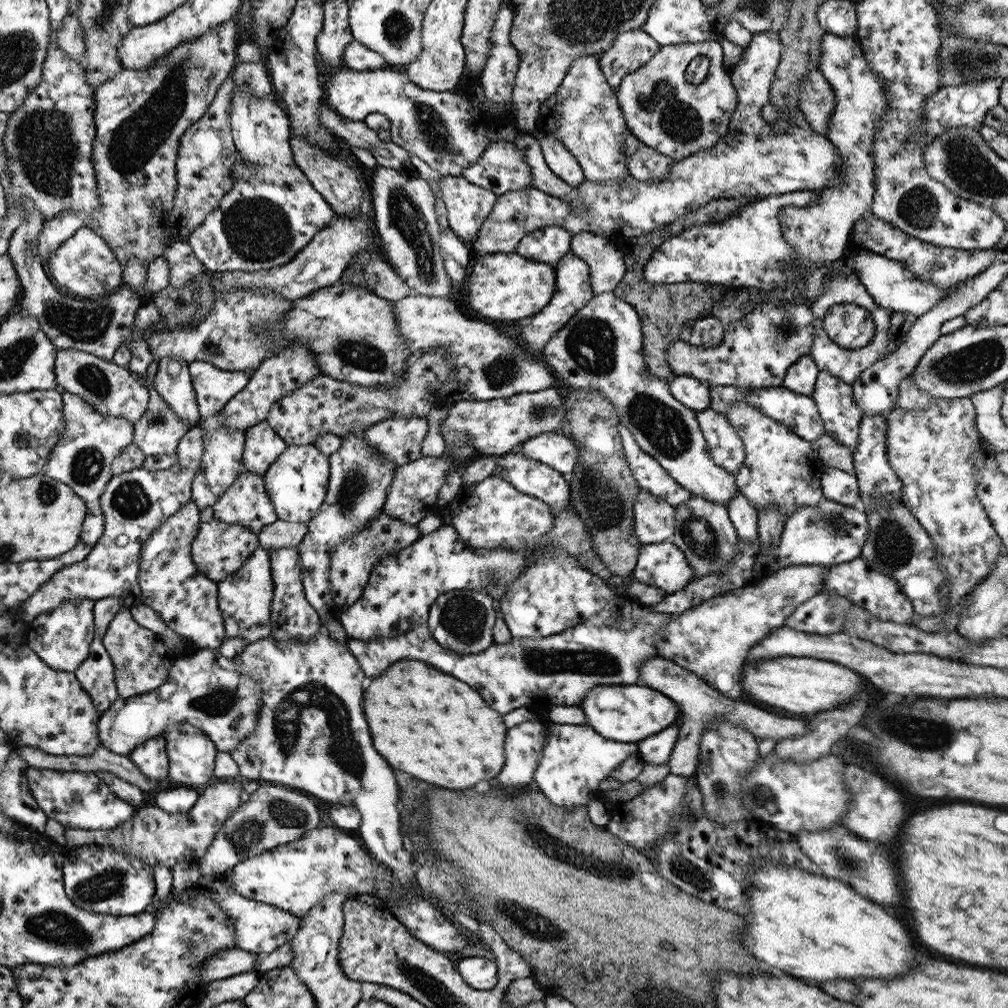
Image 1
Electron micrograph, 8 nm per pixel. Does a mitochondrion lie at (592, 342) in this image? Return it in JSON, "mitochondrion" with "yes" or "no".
{"mitochondrion":"yes"}

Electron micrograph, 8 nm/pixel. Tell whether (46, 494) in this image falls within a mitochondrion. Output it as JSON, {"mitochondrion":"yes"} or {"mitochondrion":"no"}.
{"mitochondrion":"yes"}

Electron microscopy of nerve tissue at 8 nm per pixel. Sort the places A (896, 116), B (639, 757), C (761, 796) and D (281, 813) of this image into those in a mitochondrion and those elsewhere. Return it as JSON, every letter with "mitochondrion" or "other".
{"A":"other","B":"other","C":"mitochondrion","D":"mitochondrion"}

